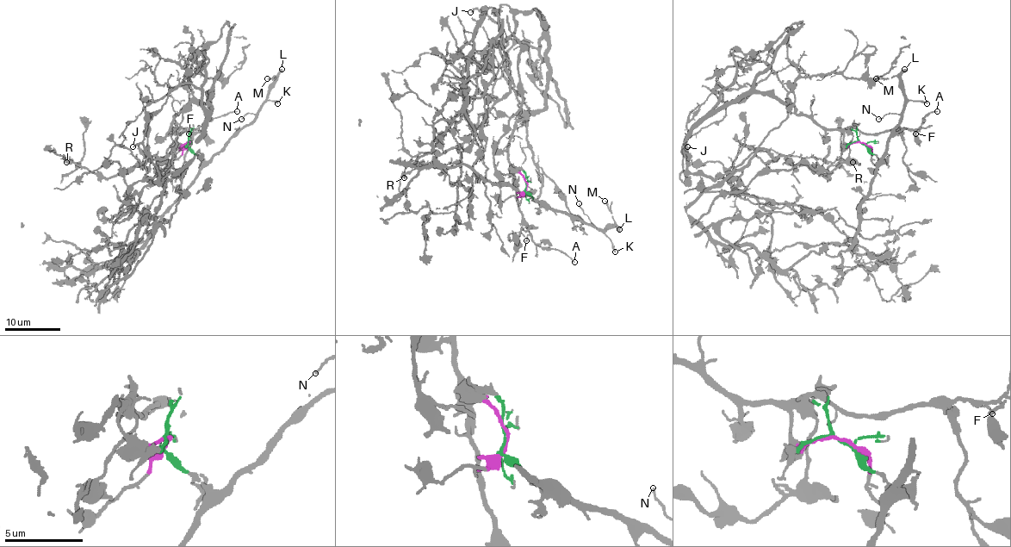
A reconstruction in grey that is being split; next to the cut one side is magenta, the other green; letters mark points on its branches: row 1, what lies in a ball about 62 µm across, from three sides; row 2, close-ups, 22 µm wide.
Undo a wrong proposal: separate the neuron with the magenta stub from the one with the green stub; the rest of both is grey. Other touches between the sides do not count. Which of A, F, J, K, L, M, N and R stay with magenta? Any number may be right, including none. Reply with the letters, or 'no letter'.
A, F, J, R

